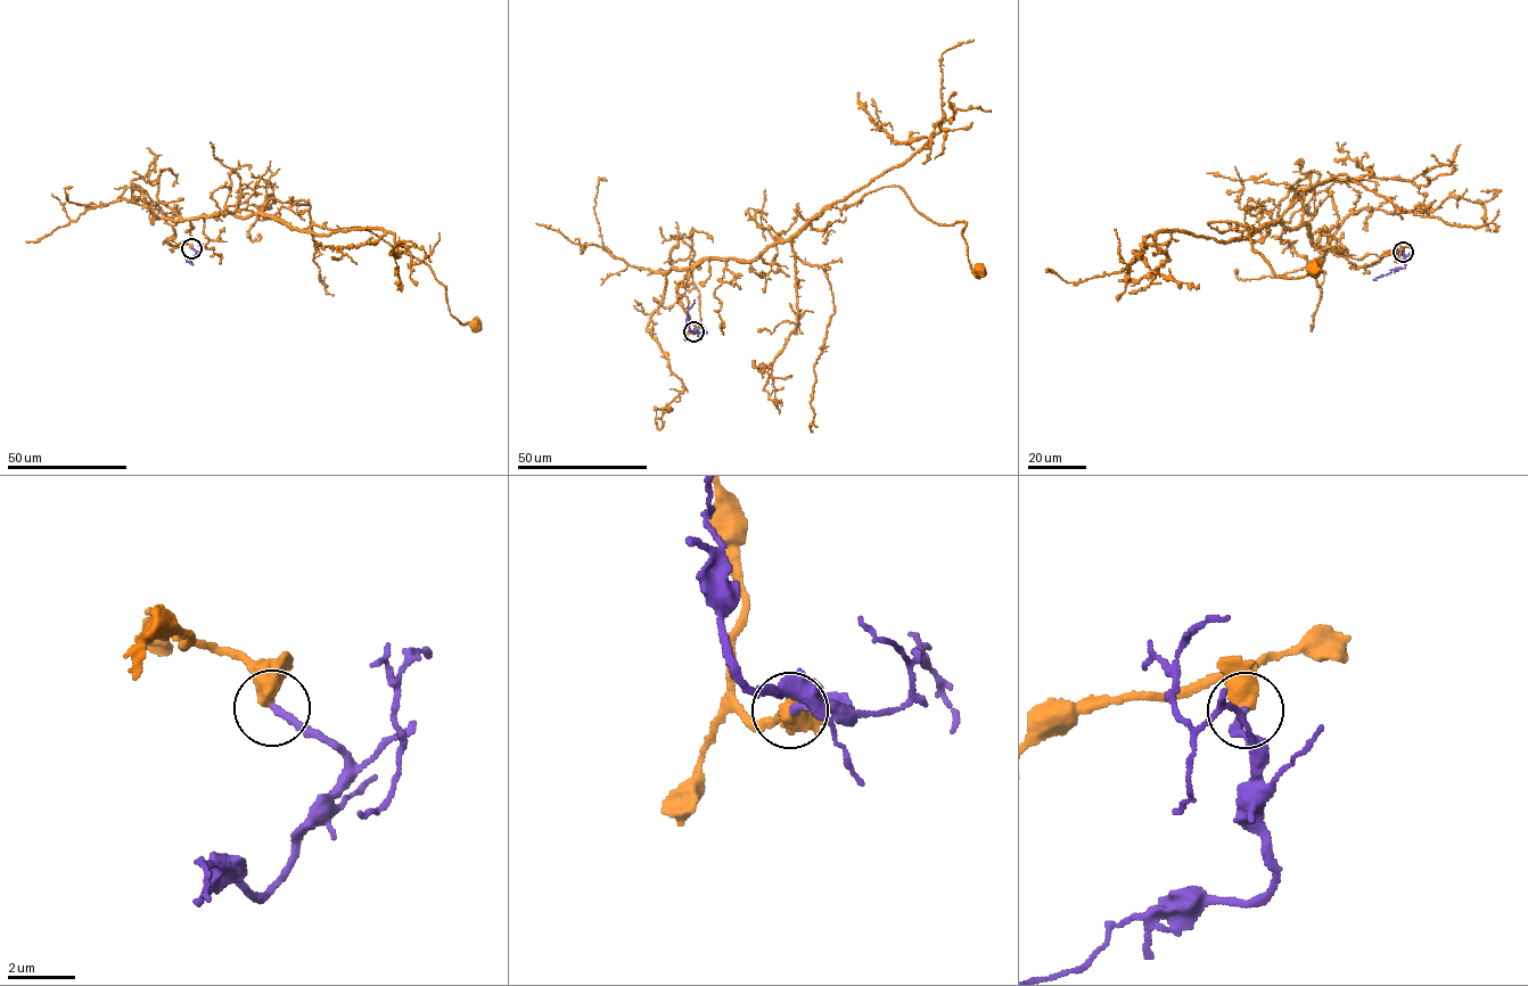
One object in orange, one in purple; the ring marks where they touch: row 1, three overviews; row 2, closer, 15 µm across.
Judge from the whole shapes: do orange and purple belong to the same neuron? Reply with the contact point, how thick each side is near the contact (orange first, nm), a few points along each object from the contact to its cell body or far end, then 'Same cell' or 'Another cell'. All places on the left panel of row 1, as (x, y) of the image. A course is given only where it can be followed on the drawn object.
Place: (191, 248). Thickness 600 nm (orange) against 240 nm. Course of orange: (191, 247), (169, 243), (177, 222), (222, 213), (296, 230), (359, 227), (425, 262), (452, 315), (474, 323). Course of purple: (191, 247), (196, 255), (190, 261), (186, 259), (192, 263). Same cell

